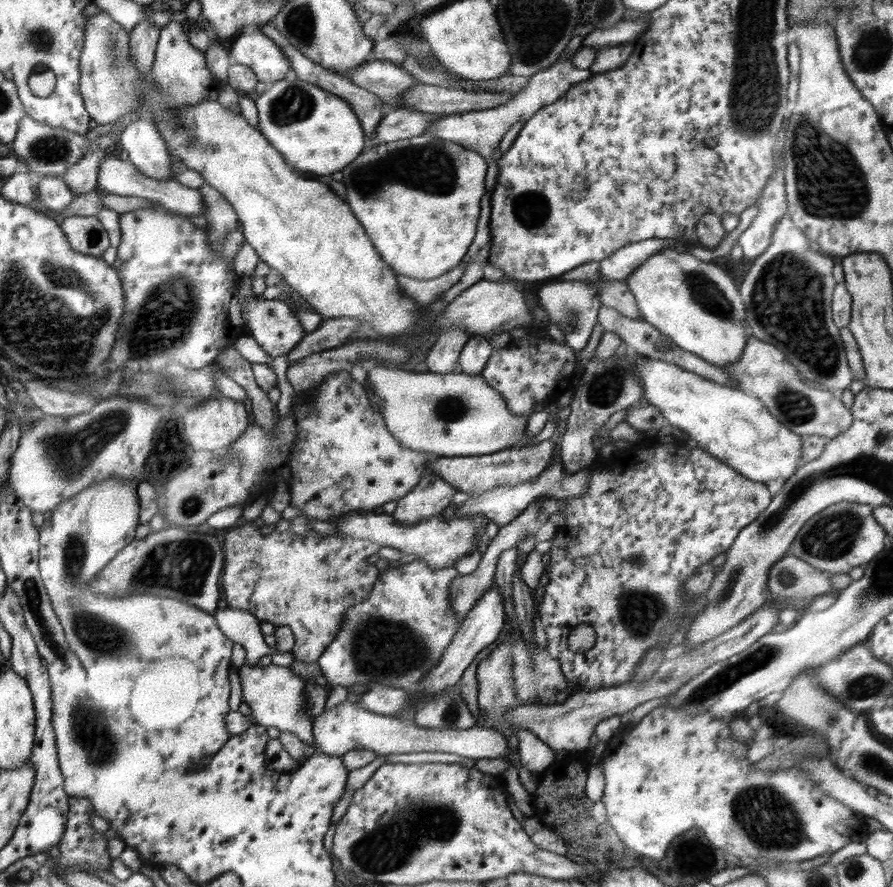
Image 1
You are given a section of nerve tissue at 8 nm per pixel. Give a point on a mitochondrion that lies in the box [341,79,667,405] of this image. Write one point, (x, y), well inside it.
(428, 168)

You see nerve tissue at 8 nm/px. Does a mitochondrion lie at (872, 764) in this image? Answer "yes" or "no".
yes

